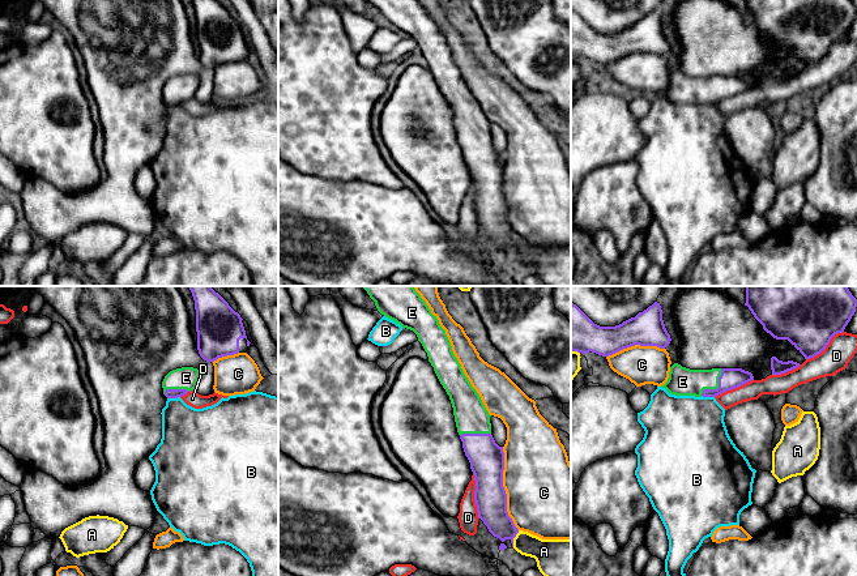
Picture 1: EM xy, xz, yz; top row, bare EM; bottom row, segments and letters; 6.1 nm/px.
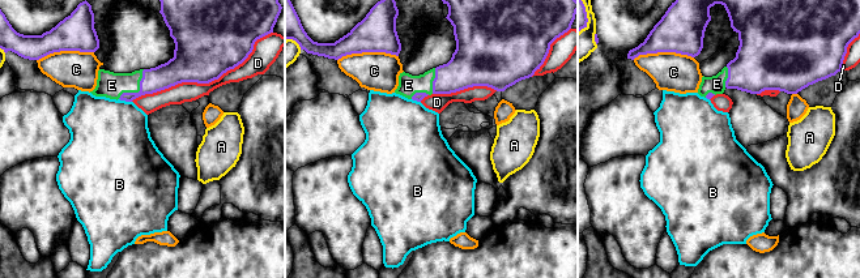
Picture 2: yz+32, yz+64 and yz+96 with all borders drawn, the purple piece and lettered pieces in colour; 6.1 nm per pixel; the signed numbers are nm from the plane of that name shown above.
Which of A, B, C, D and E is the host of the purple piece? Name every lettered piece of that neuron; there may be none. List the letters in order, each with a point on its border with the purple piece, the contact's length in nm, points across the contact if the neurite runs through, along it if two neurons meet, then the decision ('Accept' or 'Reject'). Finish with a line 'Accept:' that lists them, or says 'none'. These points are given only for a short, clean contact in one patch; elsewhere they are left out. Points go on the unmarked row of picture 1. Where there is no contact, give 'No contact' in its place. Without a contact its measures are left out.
A: Touches purple at xz (514, 244). Shared border 110 nm. Reject
B: Touches purple at xy (173, 105). Shared border 80 nm. Reject
C: Touches purple at xz (503, 196). Shared border 500 nm. Reject
D: Touches purple at xz (474, 203). Shared border 280 nm. Reject
E: Touches purple at yz (719, 94). Shared border 220 nm. Path across: yz (729, 86), (719, 94), (682, 89). Accept
Accept: E

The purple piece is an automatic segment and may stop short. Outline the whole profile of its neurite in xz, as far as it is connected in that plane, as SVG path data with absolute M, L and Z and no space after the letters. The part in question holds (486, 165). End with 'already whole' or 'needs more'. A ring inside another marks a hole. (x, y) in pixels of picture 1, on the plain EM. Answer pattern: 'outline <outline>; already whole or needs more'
outline M367 0L375 9L378 18L385 25L396 29L402 35L413 38L427 60L428 69L449 103L457 140L462 149L465 163L470 170L474 182L476 199L474 209L478 225L487 234L489 239L502 249L509 247L513 255L513 246L519 240L507 219L507 201L503 195L504 159L491 142L490 121L486 118L479 102L465 84L461 72L452 59L445 38L440 34L436 24L418 0Z; needs more

